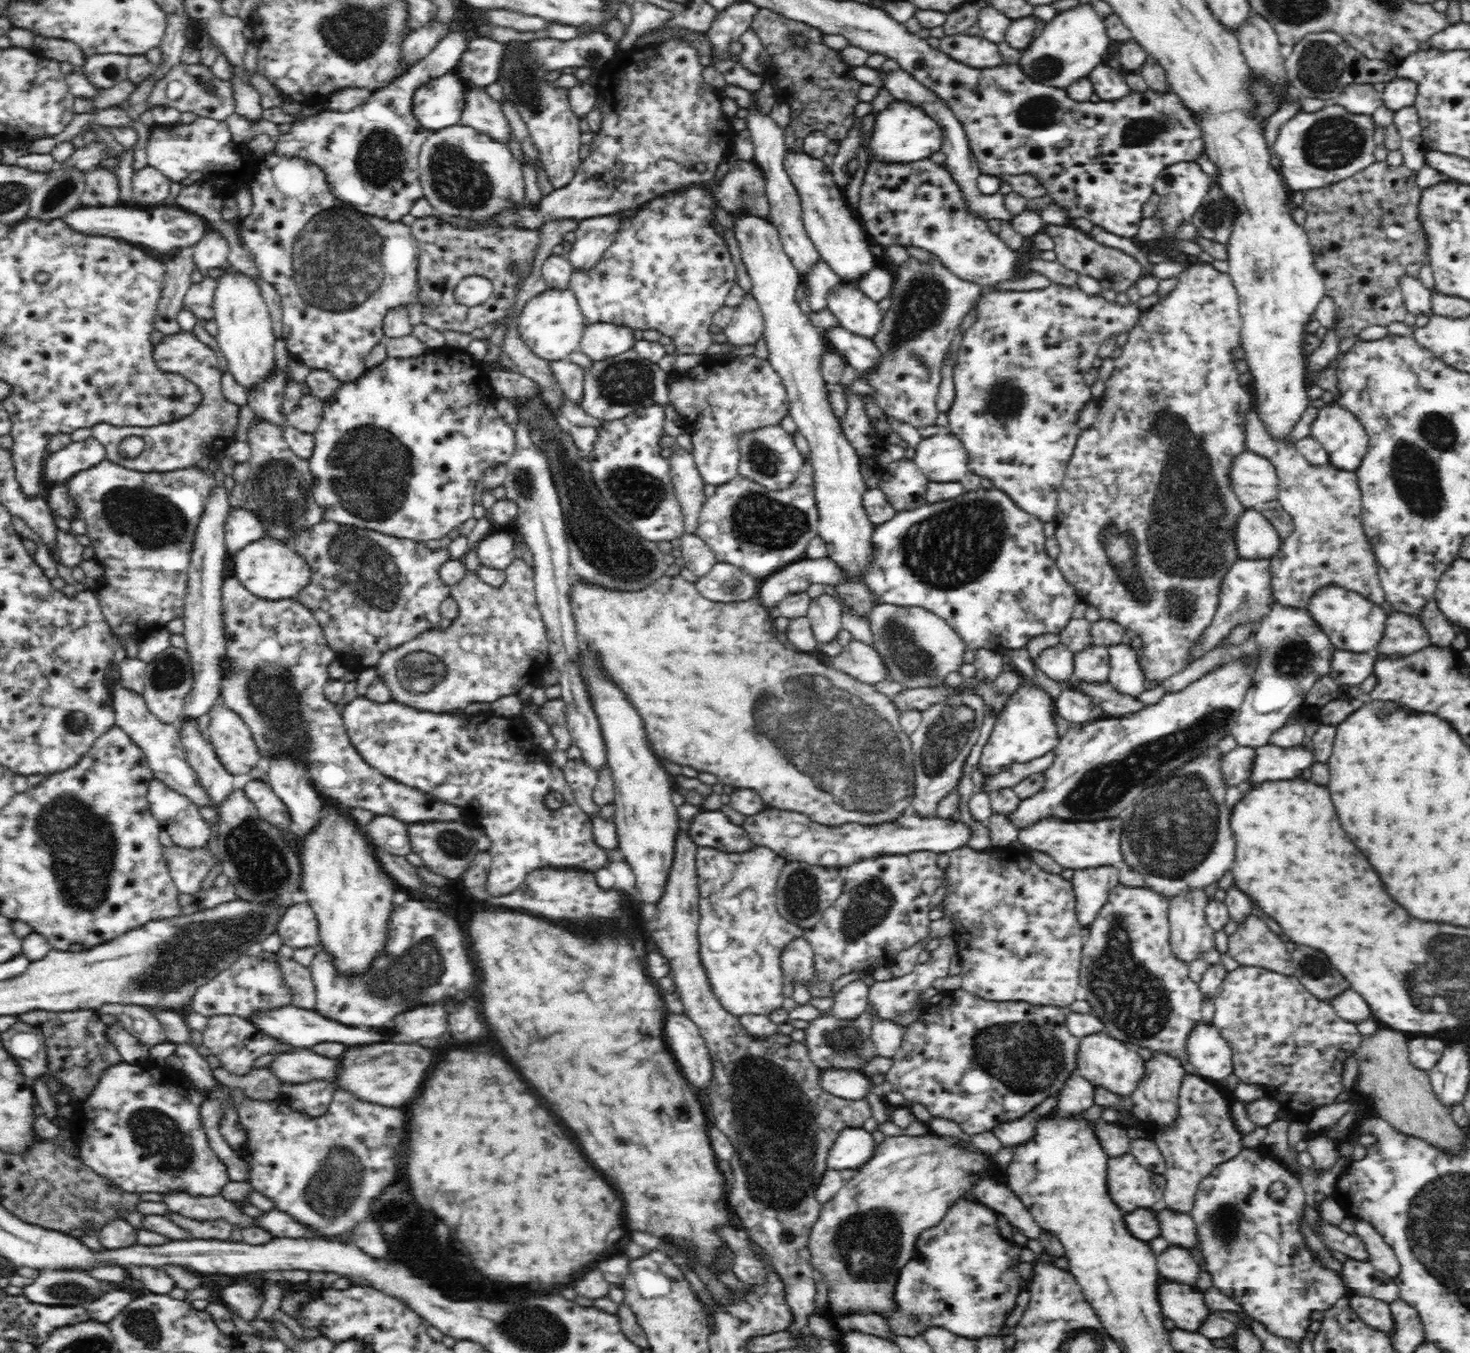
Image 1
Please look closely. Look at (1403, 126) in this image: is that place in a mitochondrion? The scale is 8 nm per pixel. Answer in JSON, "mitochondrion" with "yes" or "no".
{"mitochondrion":"no"}

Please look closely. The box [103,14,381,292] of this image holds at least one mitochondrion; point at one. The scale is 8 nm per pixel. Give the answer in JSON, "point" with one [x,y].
{"point":[203,83]}

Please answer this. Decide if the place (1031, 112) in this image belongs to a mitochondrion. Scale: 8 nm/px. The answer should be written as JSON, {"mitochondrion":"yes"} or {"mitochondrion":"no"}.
{"mitochondrion":"yes"}

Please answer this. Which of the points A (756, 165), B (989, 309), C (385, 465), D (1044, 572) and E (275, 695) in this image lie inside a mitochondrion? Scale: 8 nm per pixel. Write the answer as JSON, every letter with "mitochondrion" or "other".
{"A":"other","B":"other","C":"mitochondrion","D":"other","E":"mitochondrion"}

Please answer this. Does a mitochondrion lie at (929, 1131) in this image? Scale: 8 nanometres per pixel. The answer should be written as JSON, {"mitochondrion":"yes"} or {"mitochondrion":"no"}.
{"mitochondrion":"no"}

